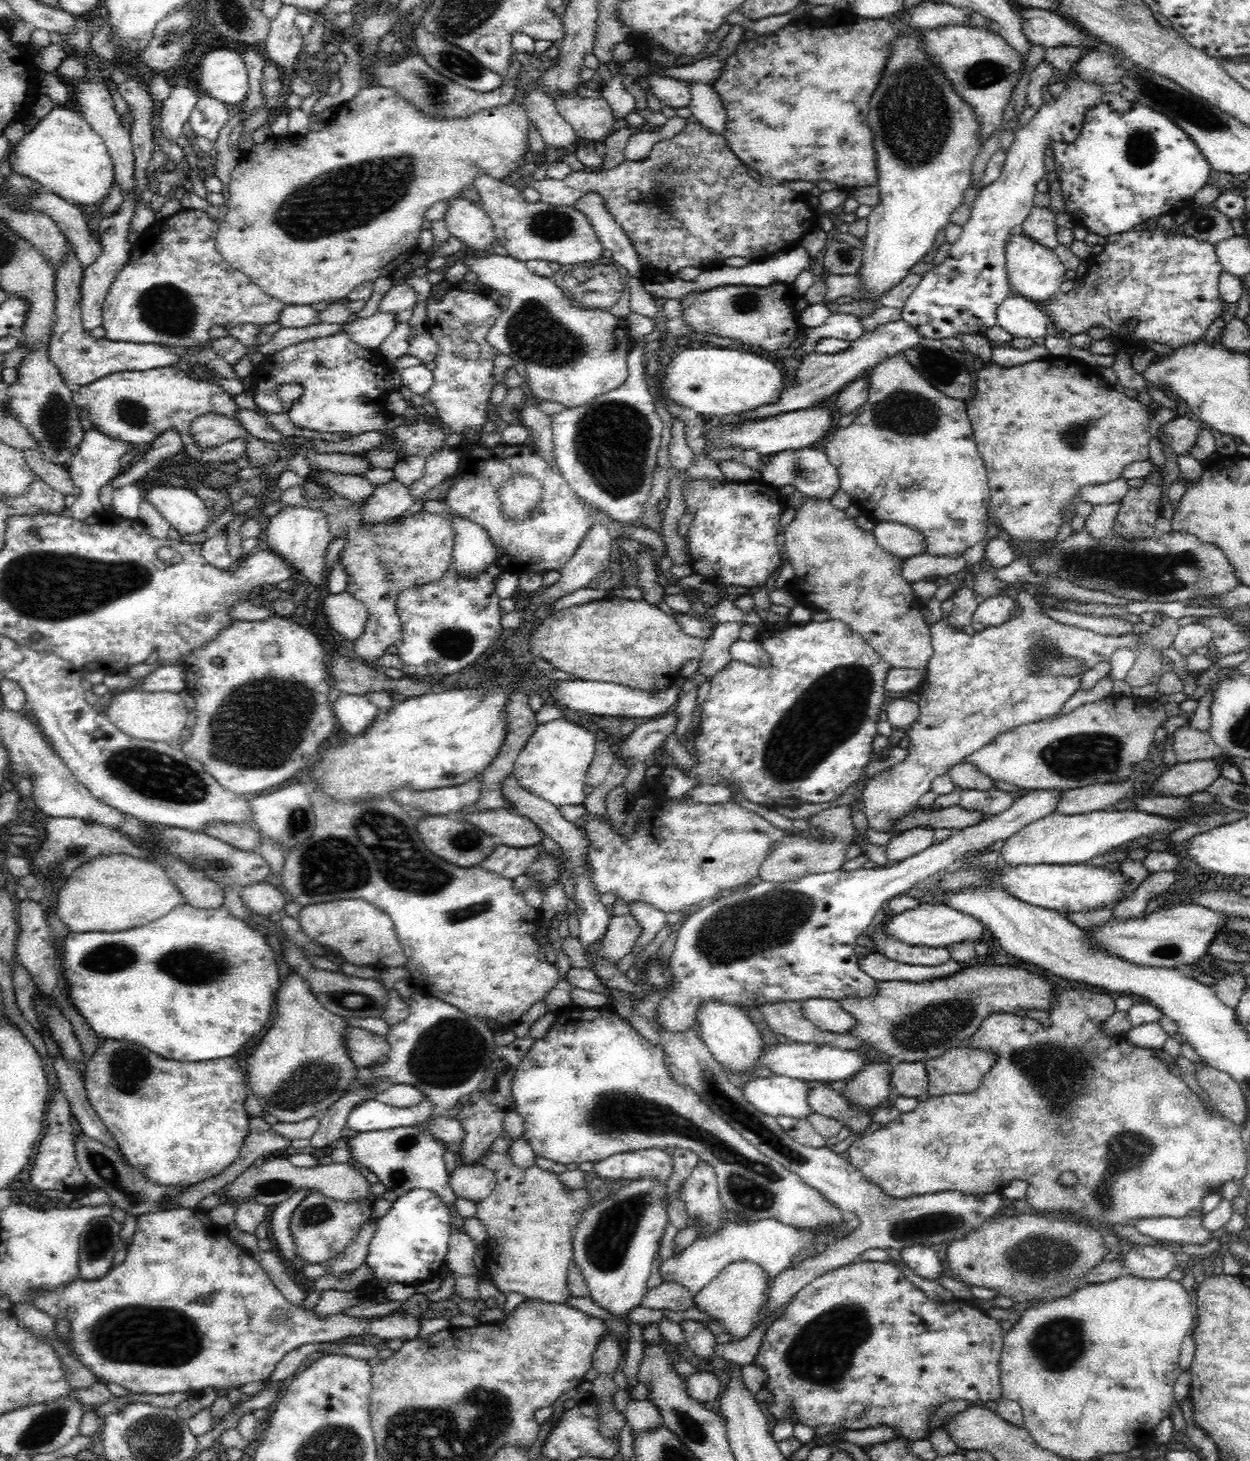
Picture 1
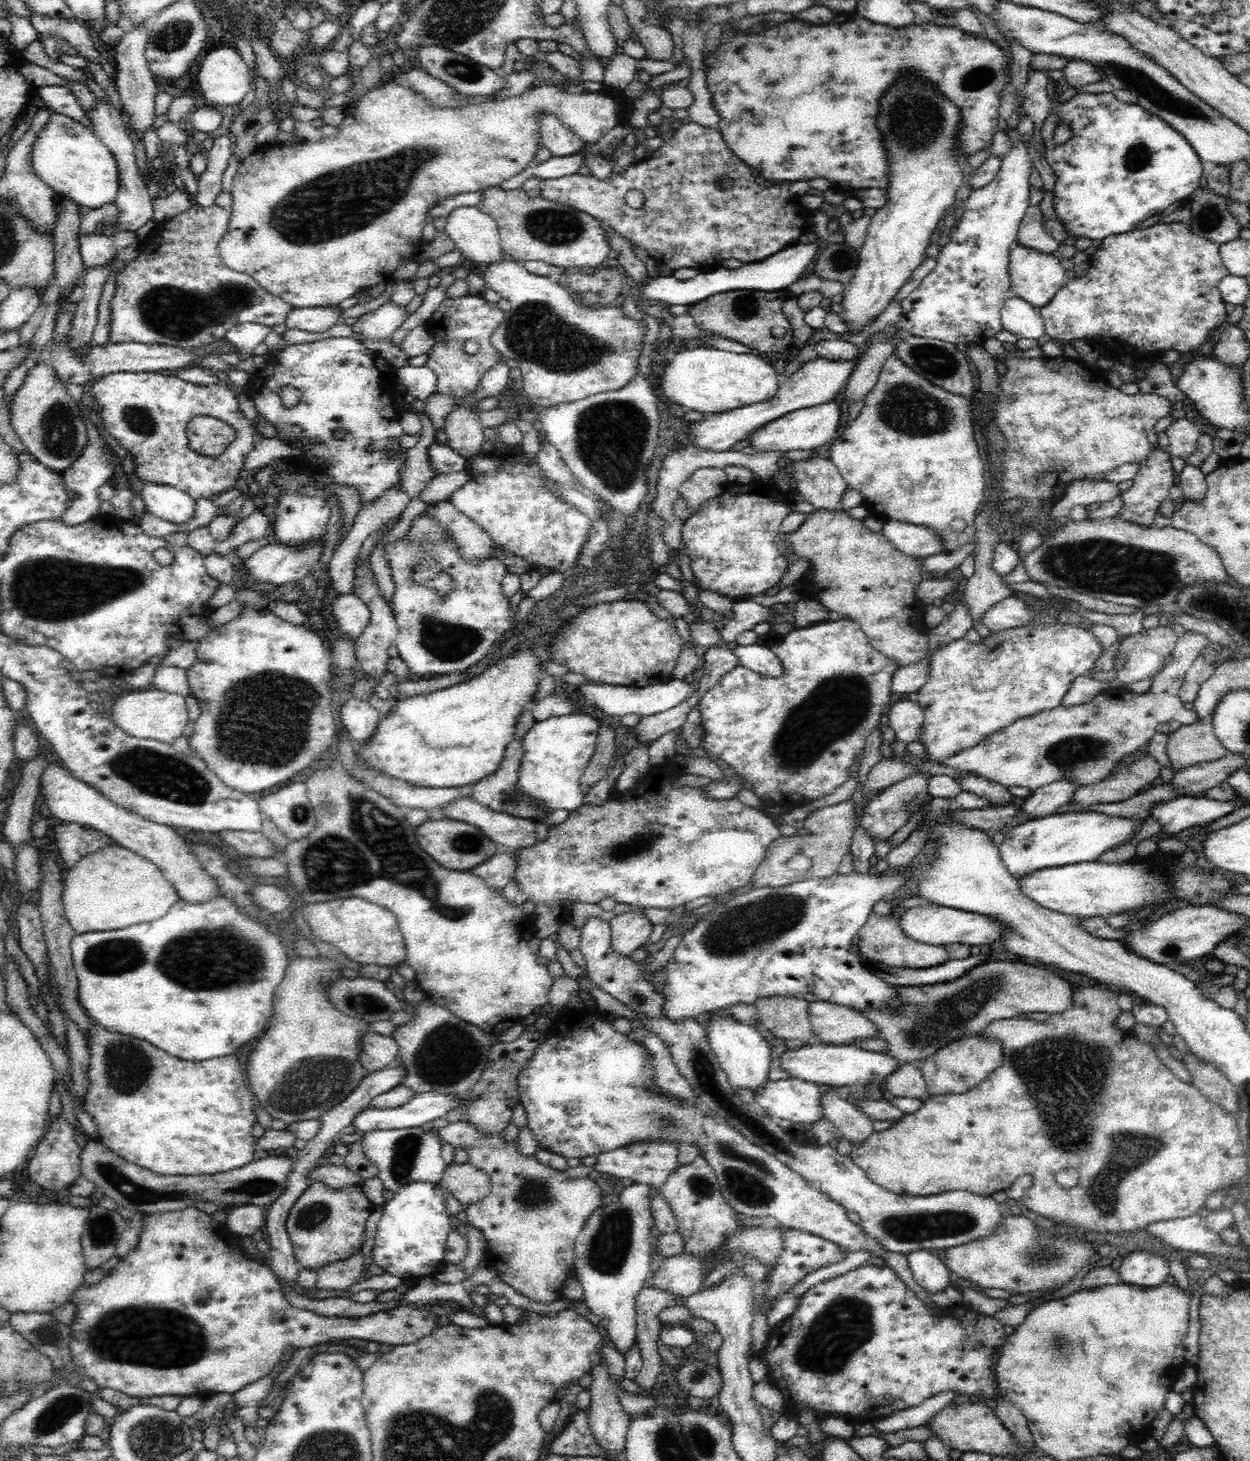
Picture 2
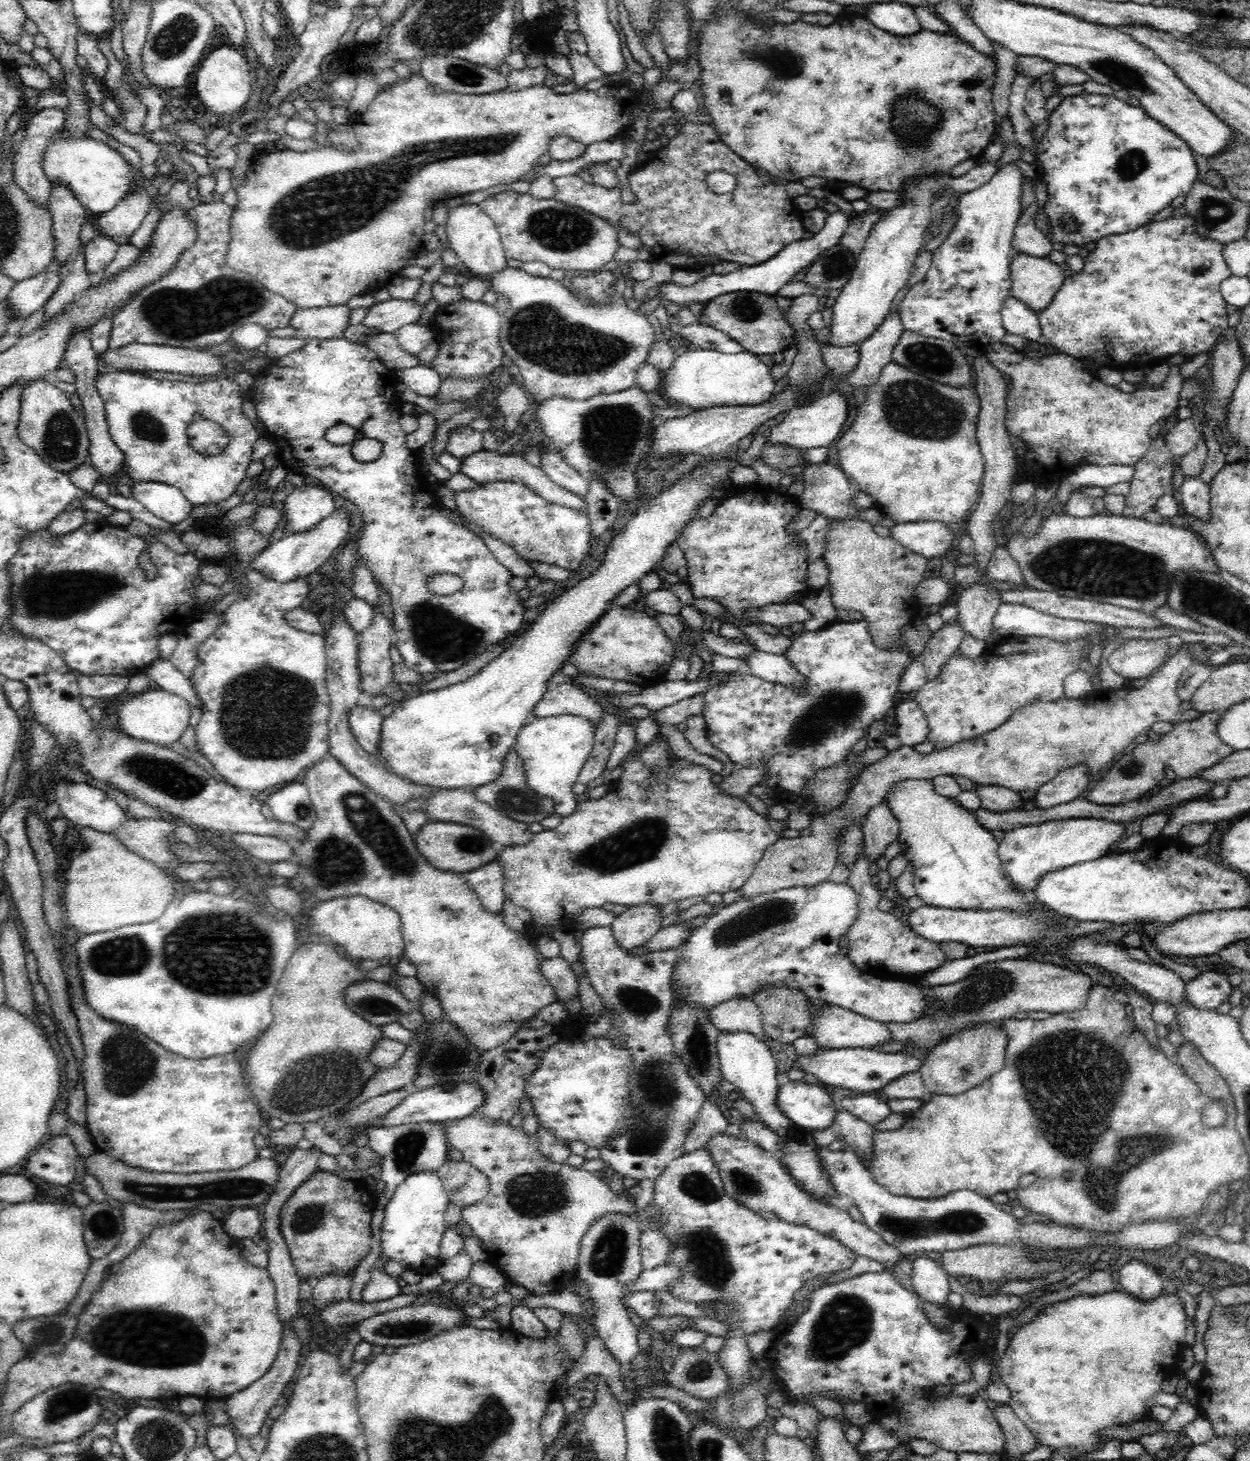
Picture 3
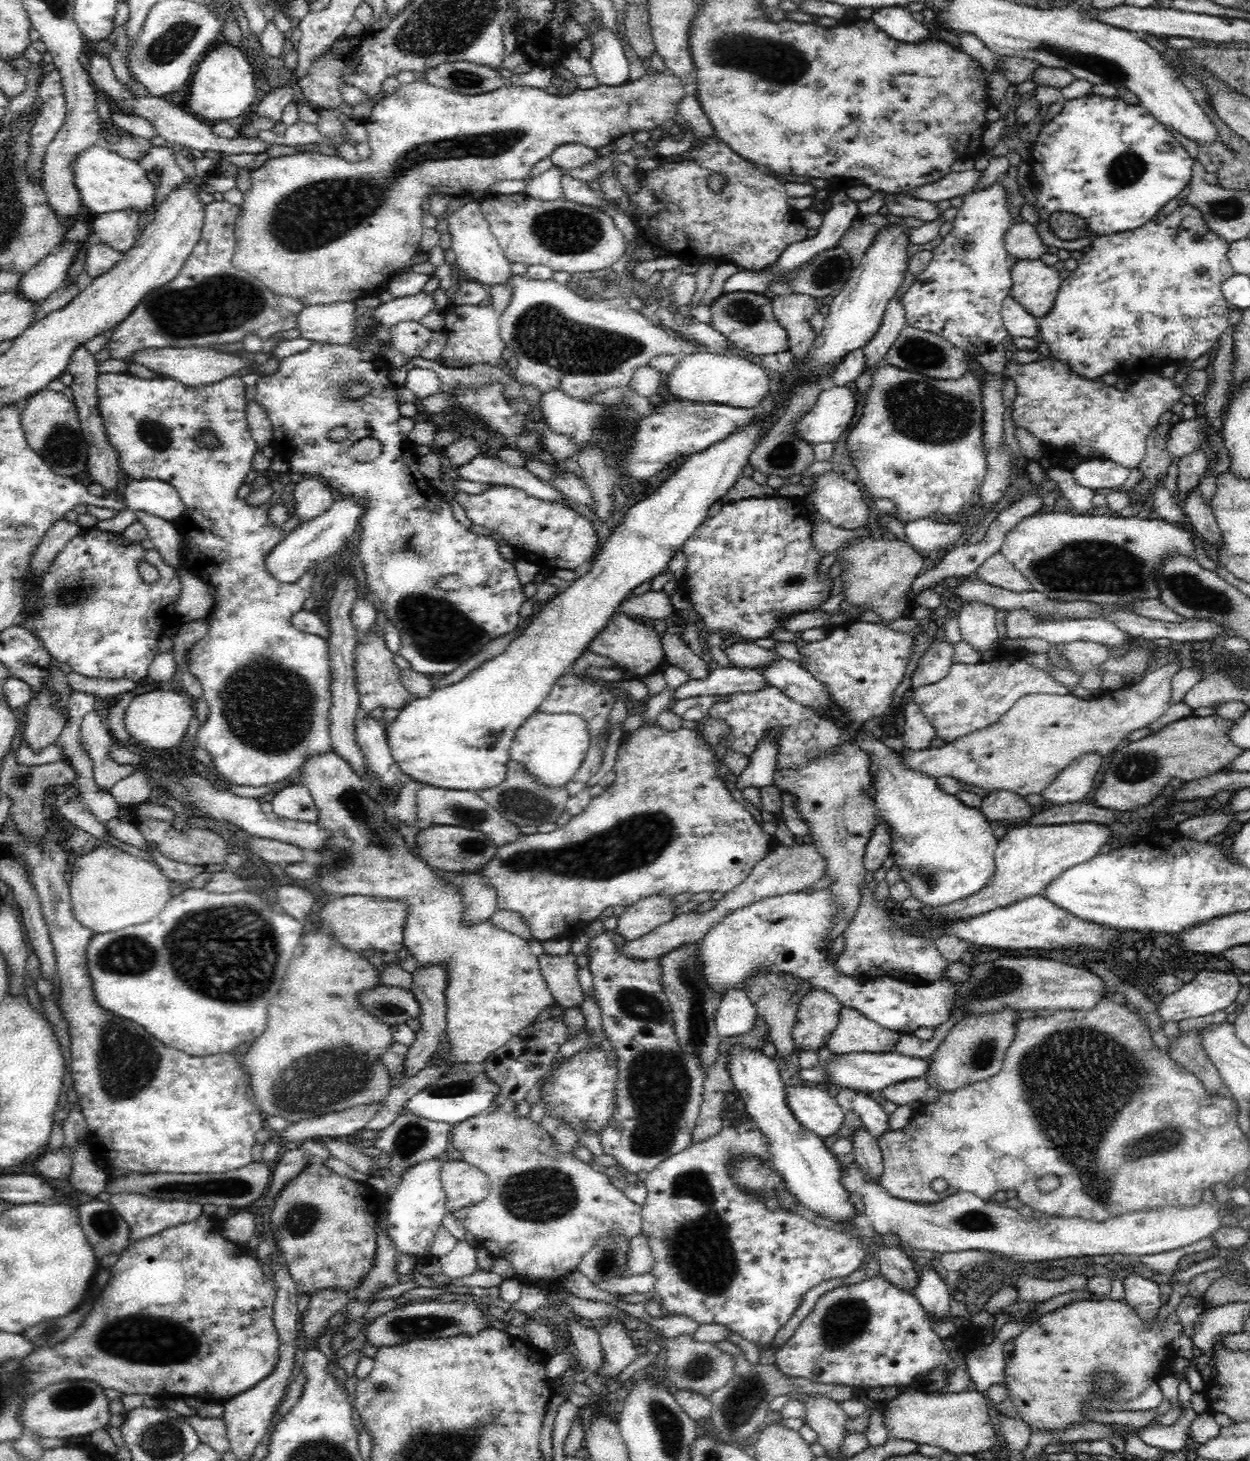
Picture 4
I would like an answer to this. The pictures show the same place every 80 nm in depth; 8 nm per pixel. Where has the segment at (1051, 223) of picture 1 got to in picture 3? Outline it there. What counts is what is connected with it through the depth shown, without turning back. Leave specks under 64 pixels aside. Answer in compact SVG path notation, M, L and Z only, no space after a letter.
M1036 202L1028 206L1028 208L1024 208L1018 220L1016 232L1014 232L1014 240L1012 240L1014 251L1029 254L1030 256L1046 257L1056 249L1057 246L1036 225L1038 212Z

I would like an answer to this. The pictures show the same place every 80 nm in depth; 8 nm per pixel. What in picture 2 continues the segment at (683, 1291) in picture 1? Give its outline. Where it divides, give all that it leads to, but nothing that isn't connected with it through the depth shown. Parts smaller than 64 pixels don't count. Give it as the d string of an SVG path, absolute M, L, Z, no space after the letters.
M644 1287L636 1298L636 1339L643 1360L643 1367L635 1378L636 1384L642 1389L640 1396L646 1397L652 1394L656 1376L661 1371L662 1362L656 1347L661 1328L658 1315L665 1308L684 1306L686 1300L688 1297L680 1297L654 1287Z

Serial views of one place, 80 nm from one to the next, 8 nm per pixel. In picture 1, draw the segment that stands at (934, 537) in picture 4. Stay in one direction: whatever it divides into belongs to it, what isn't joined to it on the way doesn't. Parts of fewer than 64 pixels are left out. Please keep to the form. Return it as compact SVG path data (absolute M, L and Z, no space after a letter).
M875 522L870 533L878 546L892 556L906 558L924 553L922 535L910 527L893 522Z

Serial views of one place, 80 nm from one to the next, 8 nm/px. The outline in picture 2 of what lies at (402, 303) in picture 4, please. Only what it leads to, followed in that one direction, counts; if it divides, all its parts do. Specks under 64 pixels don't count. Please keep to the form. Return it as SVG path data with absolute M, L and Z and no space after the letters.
M389 301L359 316L358 321L350 327L360 336L359 341L388 339L406 318L404 308Z

